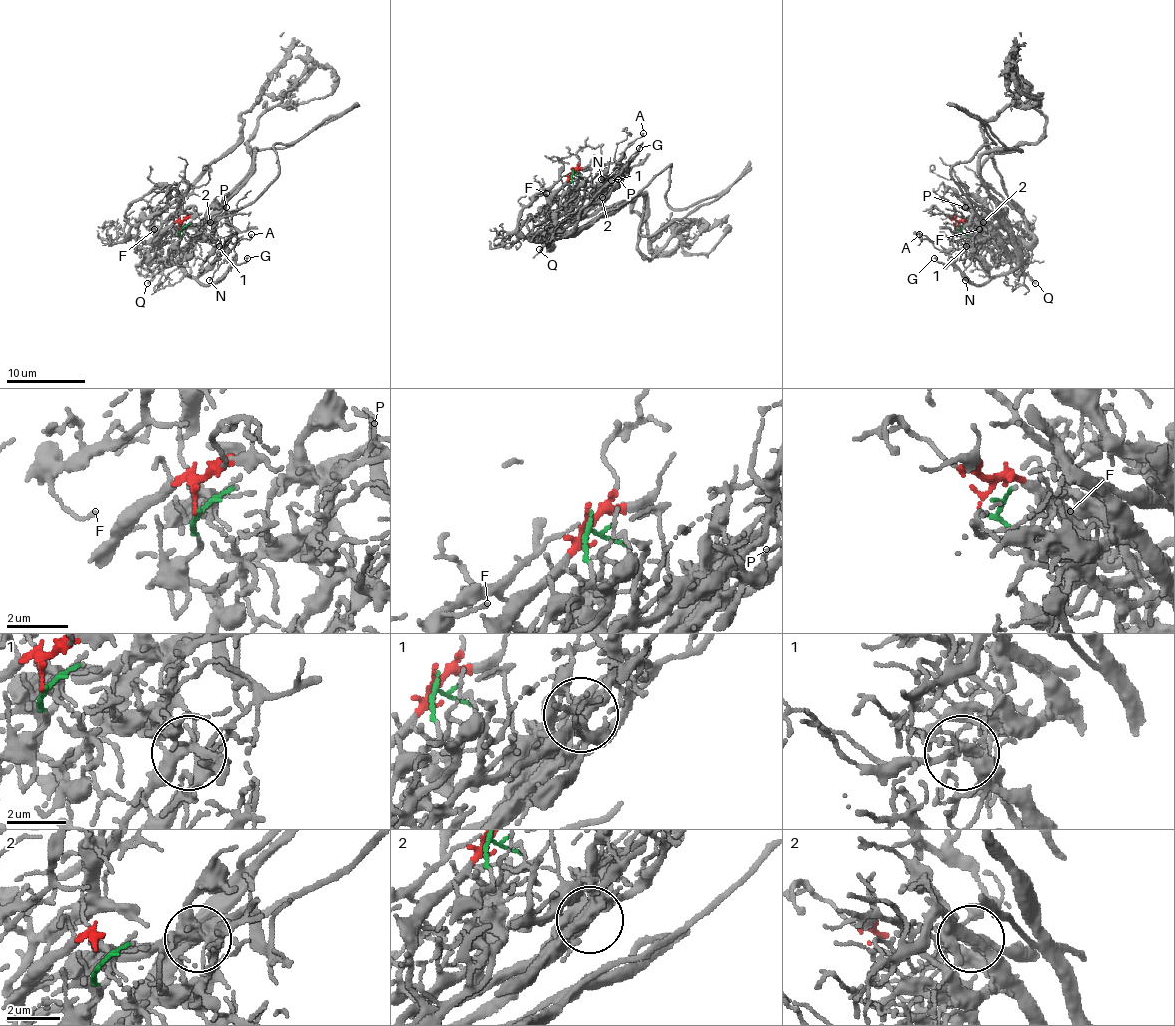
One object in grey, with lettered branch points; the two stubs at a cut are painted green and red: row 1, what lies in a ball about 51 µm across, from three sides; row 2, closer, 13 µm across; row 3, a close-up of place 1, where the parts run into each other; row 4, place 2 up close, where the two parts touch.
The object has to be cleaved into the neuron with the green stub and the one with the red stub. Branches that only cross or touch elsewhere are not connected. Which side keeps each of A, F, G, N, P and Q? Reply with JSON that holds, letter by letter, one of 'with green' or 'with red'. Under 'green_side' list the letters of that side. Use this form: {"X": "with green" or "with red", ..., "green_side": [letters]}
{"A": "with green", "F": "with red", "G": "with green", "N": "with green", "P": "with green", "Q": "with green", "green_side": ["A", "G", "N", "P", "Q"]}

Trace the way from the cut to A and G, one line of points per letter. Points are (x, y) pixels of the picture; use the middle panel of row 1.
A: (573, 169), (571, 180), (583, 184), (579, 208), (611, 180), (618, 171), (620, 155), (644, 133)
G: (573, 169), (571, 180), (583, 184), (579, 208), (620, 173), (640, 147)

